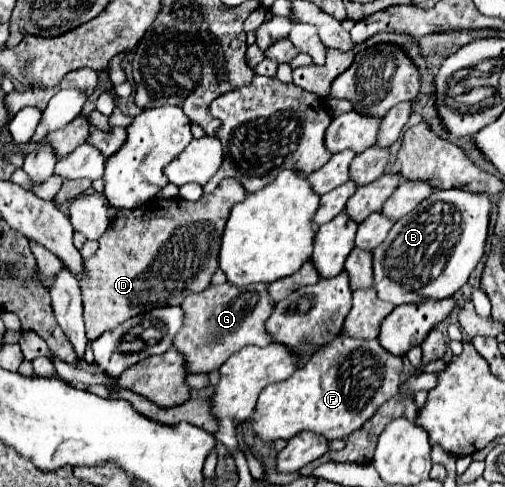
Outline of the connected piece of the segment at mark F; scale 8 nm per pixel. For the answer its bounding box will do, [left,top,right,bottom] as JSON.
[252,337,402,443]

